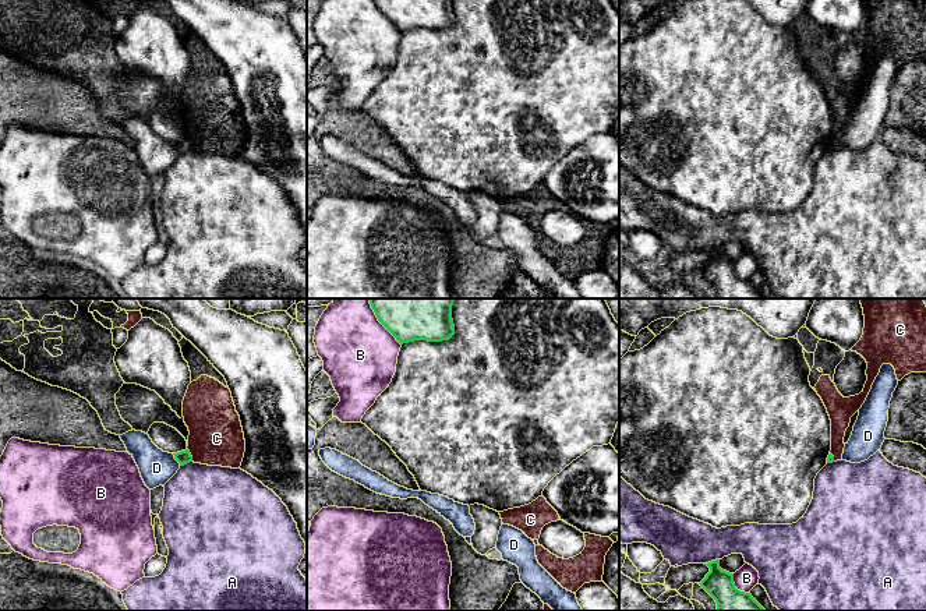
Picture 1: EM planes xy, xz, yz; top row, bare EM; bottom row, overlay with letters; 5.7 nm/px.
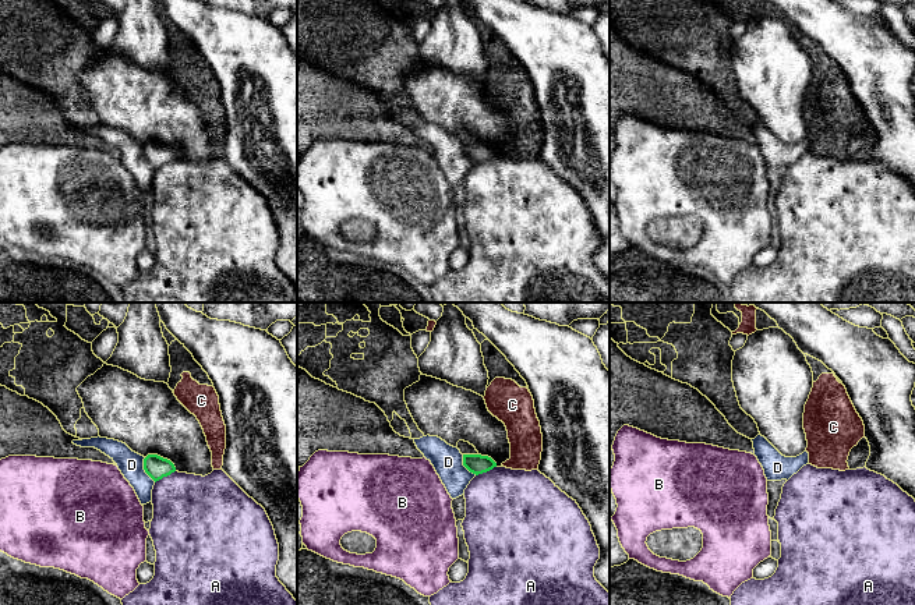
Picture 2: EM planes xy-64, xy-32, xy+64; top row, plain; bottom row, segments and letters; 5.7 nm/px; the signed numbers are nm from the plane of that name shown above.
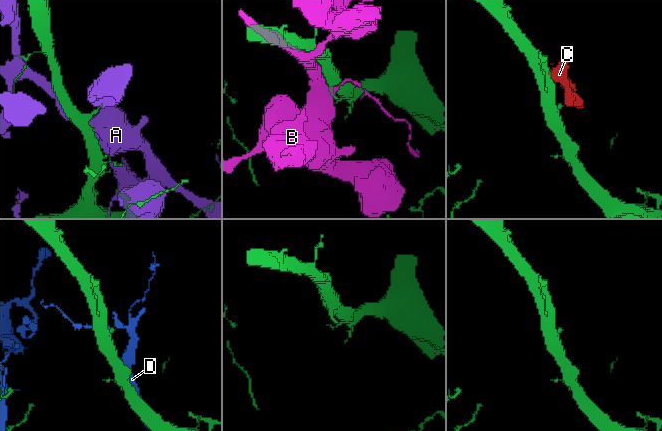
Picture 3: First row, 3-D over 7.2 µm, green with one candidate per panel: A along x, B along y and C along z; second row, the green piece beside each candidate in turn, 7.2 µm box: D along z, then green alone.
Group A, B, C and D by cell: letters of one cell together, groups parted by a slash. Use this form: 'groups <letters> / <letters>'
groups A / B / C / D

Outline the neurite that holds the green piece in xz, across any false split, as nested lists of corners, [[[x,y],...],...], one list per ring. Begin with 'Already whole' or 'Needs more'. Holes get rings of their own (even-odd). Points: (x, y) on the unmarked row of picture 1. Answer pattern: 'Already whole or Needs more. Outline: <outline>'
Already whole. Outline: [[[375,0],[378,8],[403,32],[442,29],[455,22],[452,0]]]

